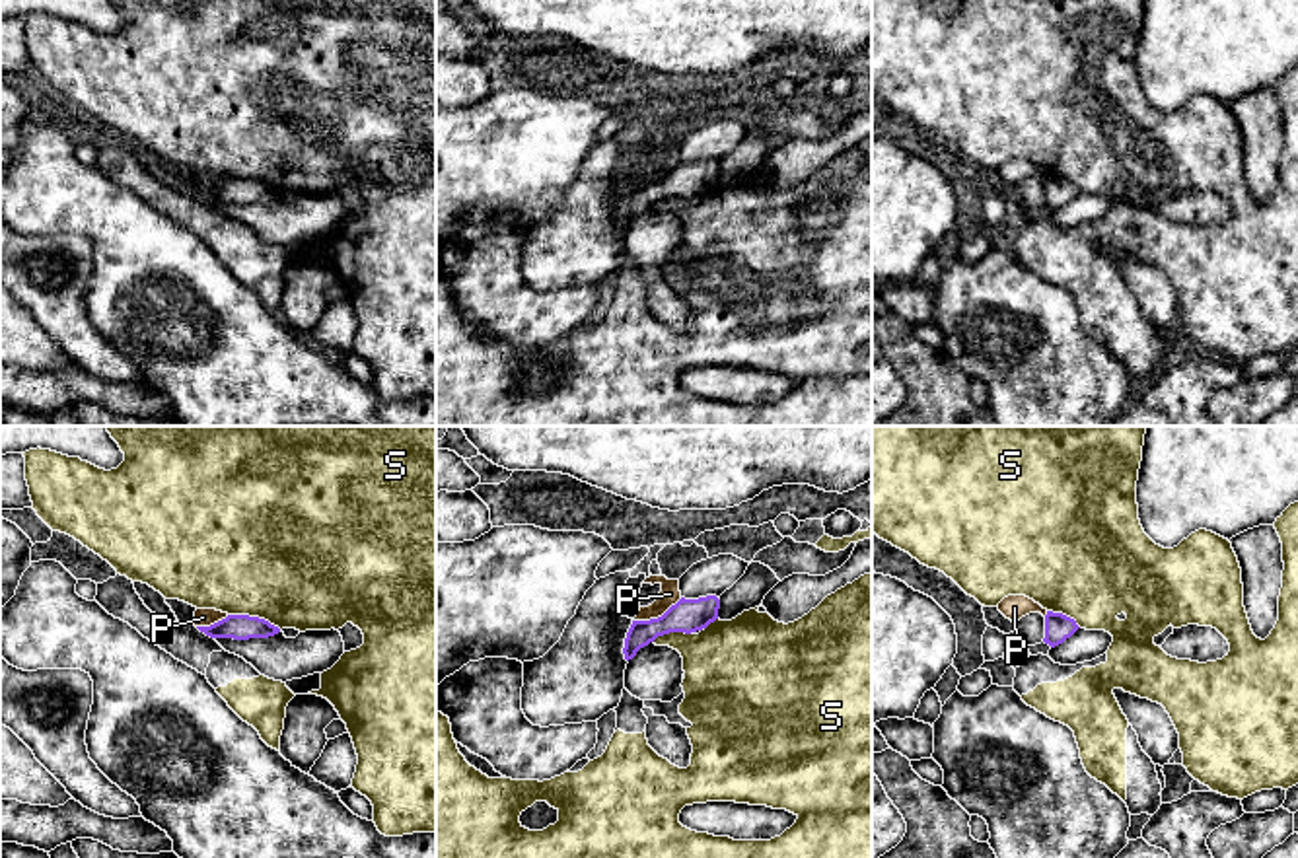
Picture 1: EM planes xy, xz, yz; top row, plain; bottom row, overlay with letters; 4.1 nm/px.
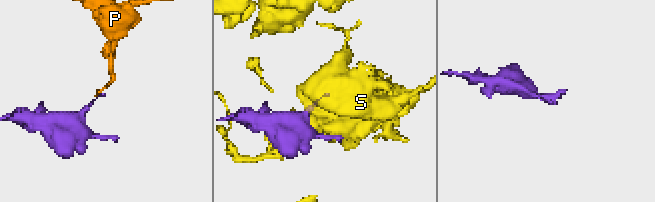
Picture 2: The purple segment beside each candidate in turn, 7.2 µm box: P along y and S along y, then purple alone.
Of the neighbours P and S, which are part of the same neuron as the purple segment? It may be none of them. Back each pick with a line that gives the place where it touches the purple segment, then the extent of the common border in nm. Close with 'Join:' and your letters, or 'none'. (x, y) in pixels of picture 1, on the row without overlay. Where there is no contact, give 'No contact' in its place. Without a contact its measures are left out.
Join: none

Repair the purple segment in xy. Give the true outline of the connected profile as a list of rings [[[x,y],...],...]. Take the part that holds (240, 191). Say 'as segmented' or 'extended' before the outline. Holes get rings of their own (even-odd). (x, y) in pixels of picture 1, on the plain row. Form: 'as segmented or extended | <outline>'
as segmented | [[[228,179],[226,183],[210,191],[197,193],[210,202],[234,202],[234,204],[269,202],[280,197],[280,193],[270,189],[269,185],[249,179]]]

